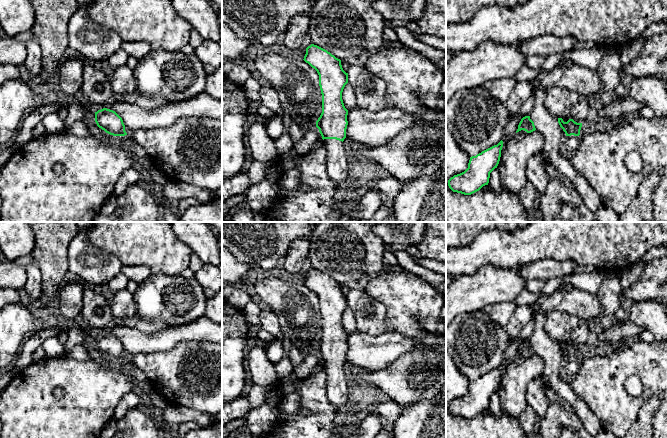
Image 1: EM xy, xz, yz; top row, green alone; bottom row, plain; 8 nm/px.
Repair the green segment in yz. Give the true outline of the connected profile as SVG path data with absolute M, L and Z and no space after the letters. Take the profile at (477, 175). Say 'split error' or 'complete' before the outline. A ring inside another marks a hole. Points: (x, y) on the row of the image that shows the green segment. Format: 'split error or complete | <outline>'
complete | M503 141L476 156L470 157L468 168L448 180L448 186L453 192L471 195L488 185L490 173L497 168Z

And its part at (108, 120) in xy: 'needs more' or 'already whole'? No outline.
already whole

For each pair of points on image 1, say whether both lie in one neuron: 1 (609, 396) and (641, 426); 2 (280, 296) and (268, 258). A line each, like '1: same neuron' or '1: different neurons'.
1: different neurons
2: different neurons

